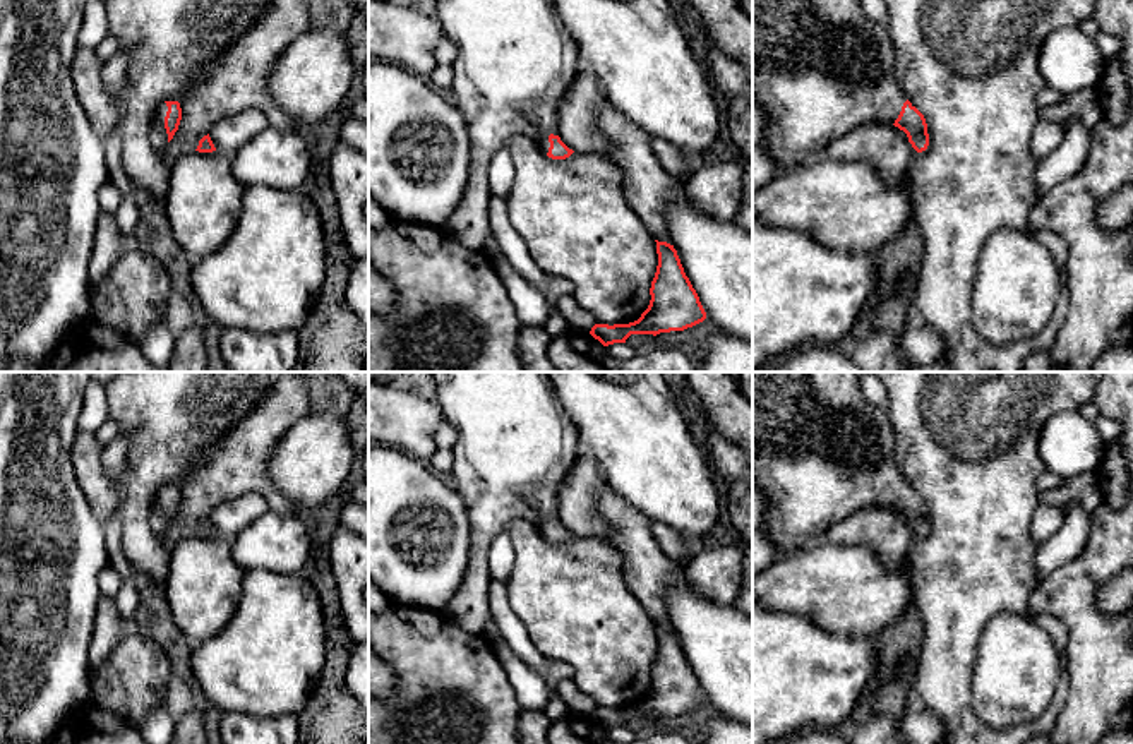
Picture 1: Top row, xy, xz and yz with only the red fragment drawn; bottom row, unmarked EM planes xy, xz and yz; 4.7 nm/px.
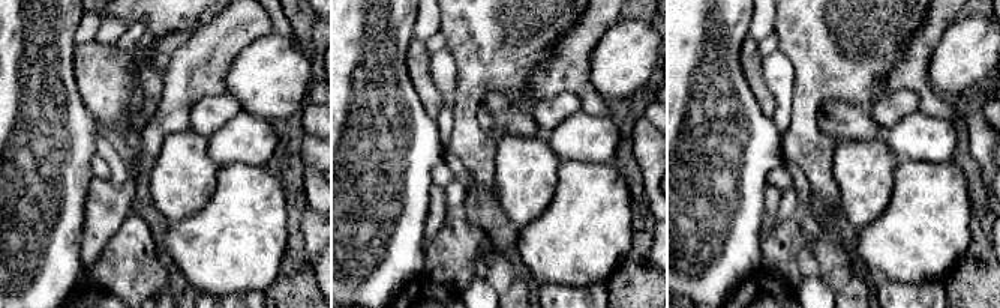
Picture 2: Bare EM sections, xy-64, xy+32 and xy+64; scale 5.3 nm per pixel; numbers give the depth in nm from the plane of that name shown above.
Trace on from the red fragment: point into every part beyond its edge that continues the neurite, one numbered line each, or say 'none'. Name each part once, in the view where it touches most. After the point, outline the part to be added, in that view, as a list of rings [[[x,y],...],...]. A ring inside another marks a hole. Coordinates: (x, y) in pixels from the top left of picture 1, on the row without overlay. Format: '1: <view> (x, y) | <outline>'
1: xy (158, 520) | [[[161,487],[151,506],[149,523],[151,523],[151,528],[154,530],[154,533],[158,533],[158,535],[163,535],[168,528],[168,518],[165,513],[166,495],[168,495],[166,487]]]

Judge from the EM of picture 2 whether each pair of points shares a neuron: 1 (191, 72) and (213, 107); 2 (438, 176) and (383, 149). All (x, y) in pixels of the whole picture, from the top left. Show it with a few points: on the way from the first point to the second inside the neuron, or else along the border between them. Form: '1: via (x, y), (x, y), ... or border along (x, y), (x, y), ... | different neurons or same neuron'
1: border along (225, 92), (204, 95), (192, 107), (189, 128) | different neurons
2: border along (443, 161), (432, 170), (432, 182) | different neurons

